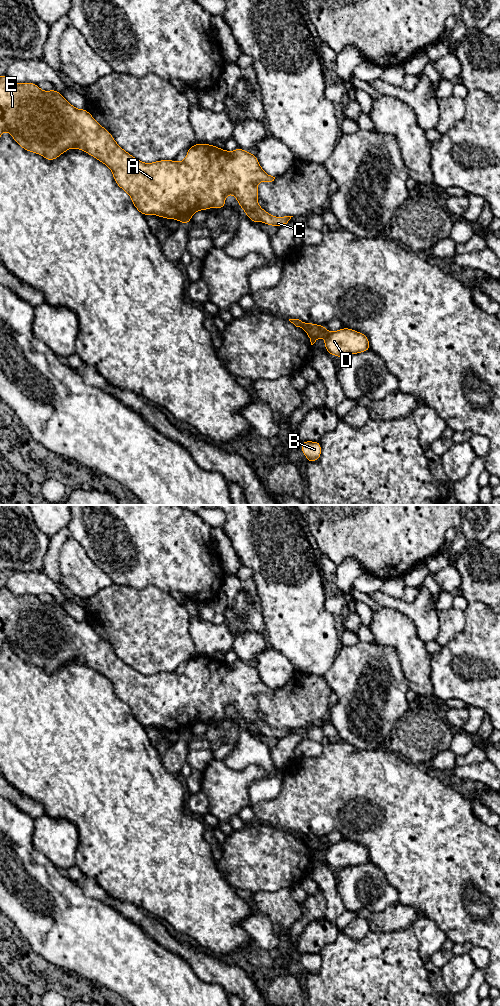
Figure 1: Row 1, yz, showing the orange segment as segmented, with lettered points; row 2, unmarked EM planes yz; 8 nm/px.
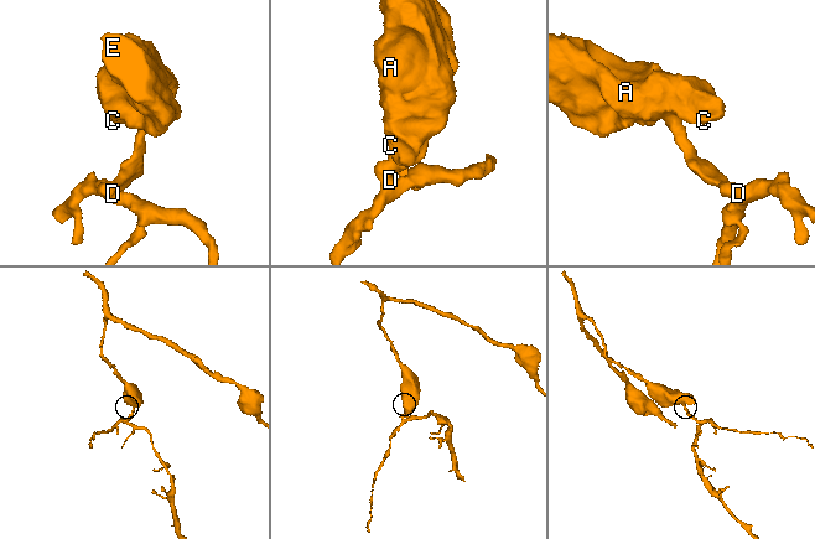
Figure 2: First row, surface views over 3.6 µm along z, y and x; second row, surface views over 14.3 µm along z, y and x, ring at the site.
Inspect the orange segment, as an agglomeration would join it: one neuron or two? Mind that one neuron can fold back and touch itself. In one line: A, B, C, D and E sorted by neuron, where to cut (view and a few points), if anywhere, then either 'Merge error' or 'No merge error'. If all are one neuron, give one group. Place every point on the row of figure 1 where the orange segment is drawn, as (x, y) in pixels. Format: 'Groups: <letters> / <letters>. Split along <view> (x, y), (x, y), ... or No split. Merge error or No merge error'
Groups: A C E / B D. Split along yz (308, 324), (305, 330). Merge error

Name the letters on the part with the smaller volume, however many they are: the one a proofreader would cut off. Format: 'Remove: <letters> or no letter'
Remove: B, D

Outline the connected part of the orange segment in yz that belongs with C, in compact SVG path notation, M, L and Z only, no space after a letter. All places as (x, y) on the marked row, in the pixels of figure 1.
M6 74L0 76L0 137L5 130L23 149L42 155L47 161L55 160L71 148L93 156L112 171L115 183L129 194L135 208L144 216L176 219L186 225L199 210L224 209L226 196L232 194L255 224L261 221L280 227L293 217L271 216L259 206L257 184L272 182L275 177L263 171L255 154L239 147L228 152L211 144L196 143L180 163L175 160L143 163L121 148L87 109L75 108L55 88L42 91L34 83L15 83Z

